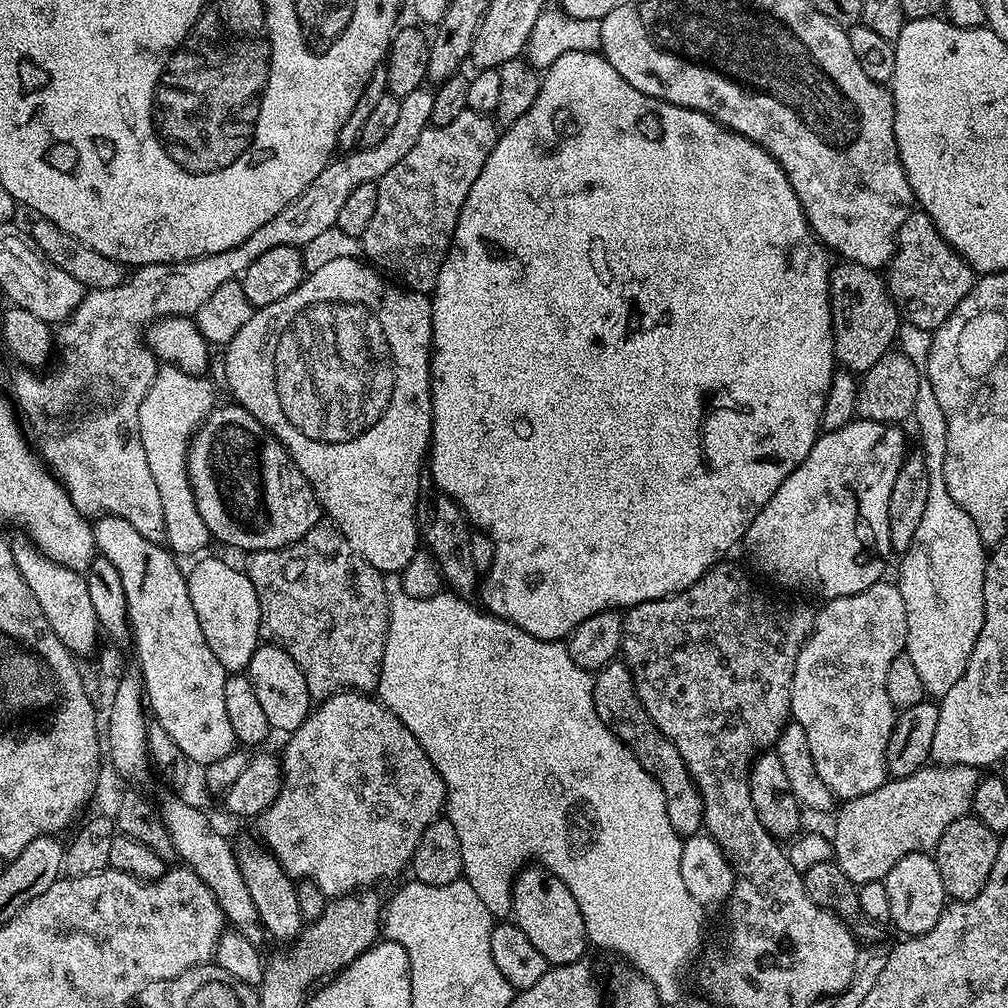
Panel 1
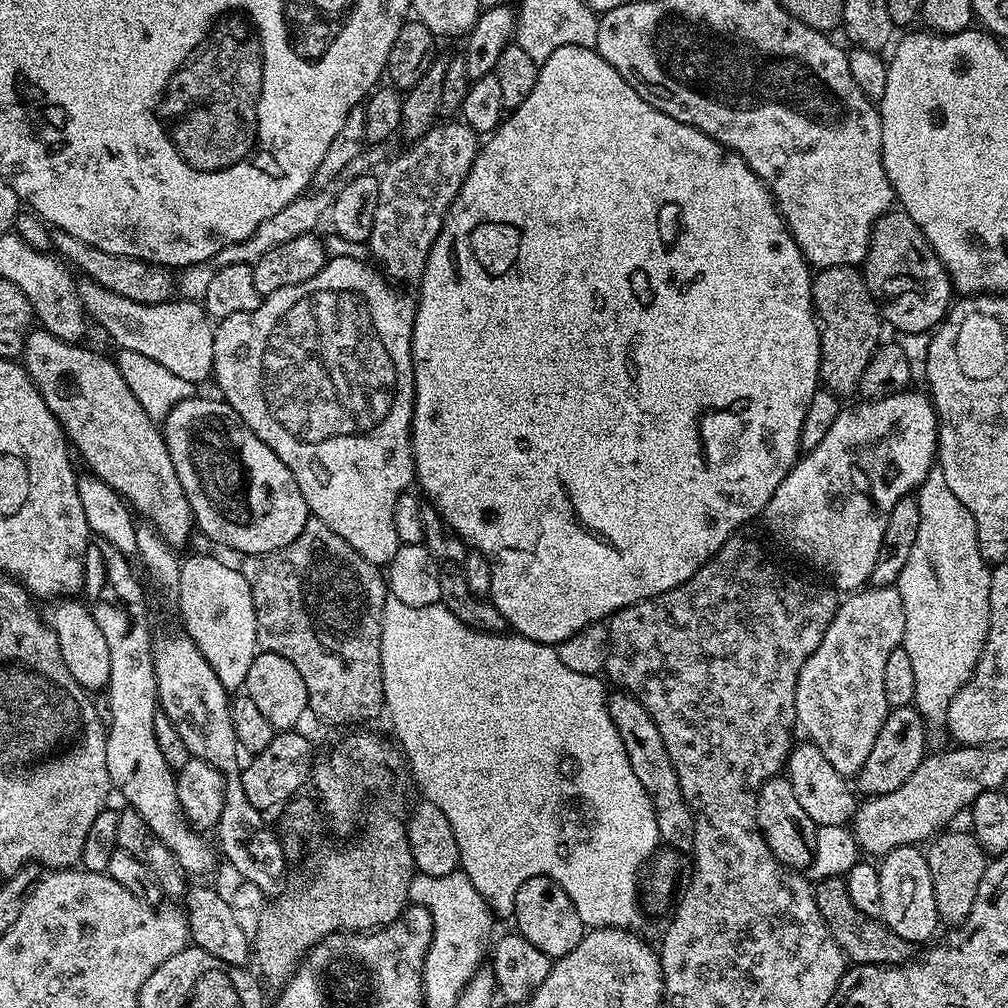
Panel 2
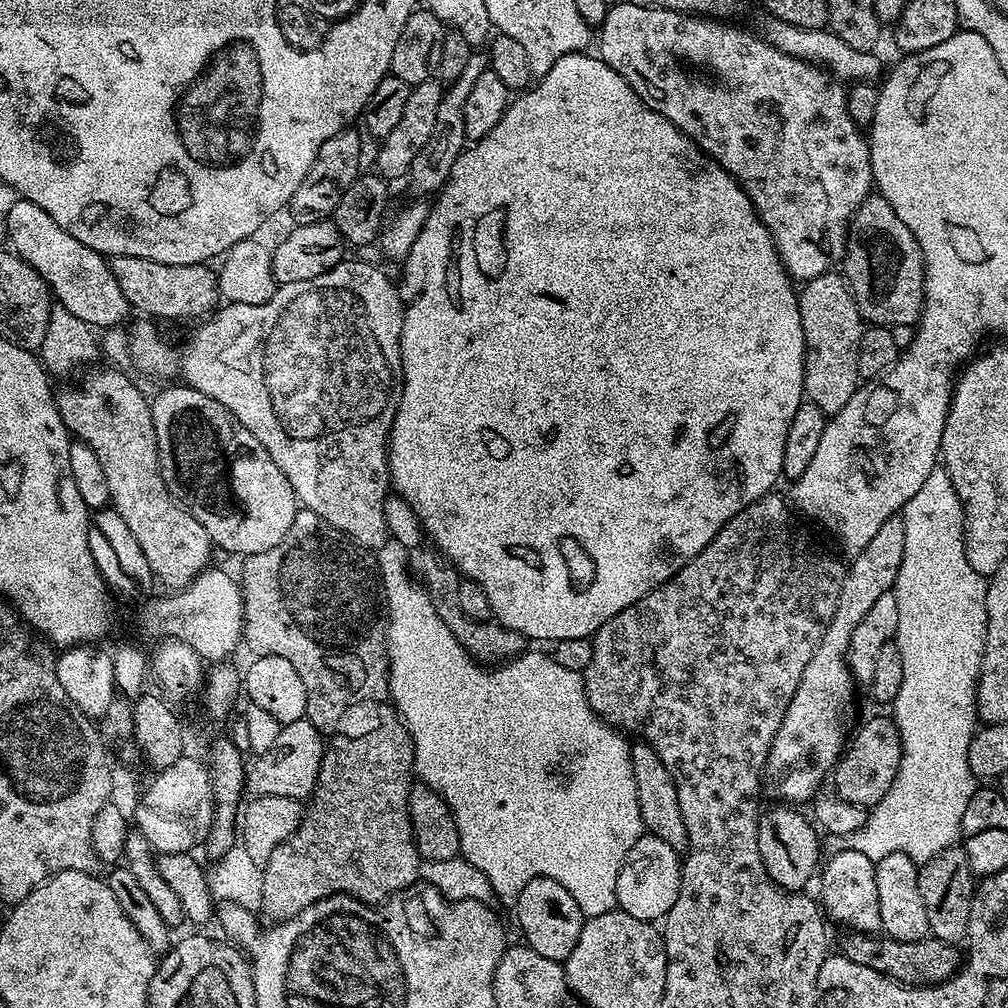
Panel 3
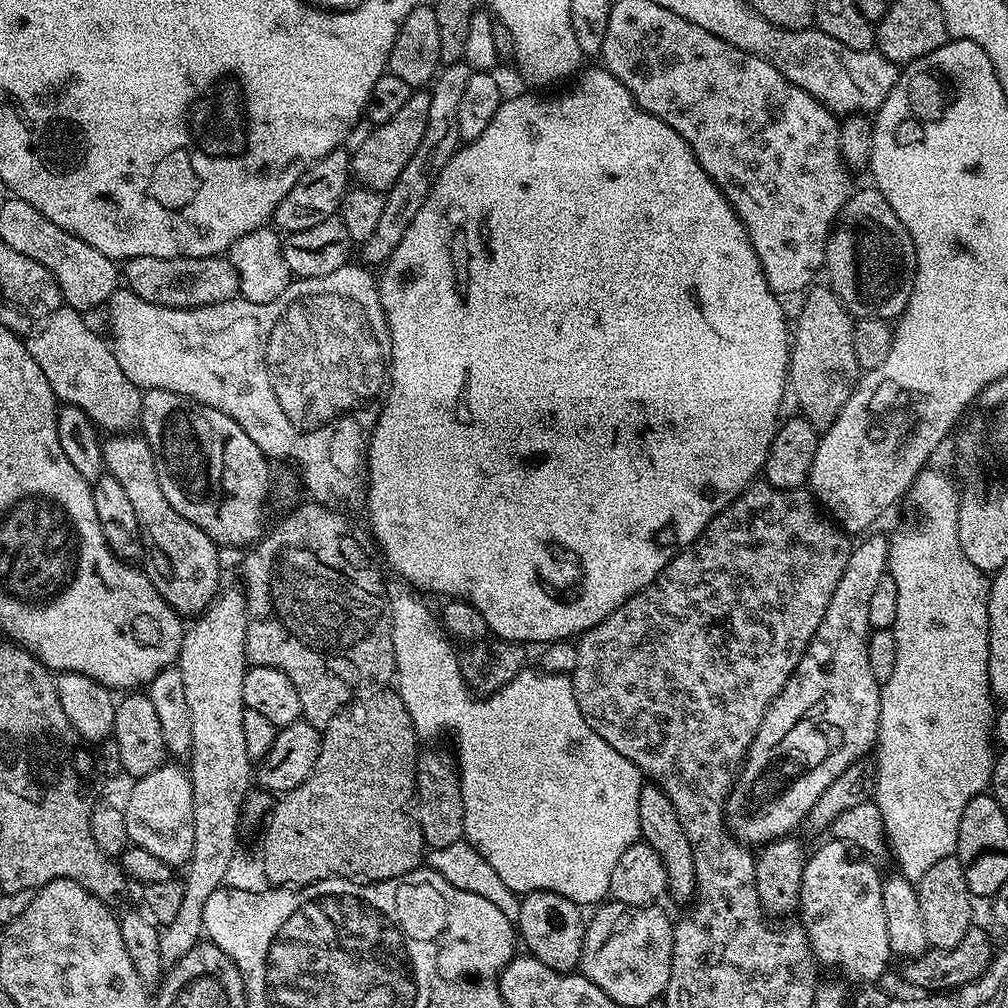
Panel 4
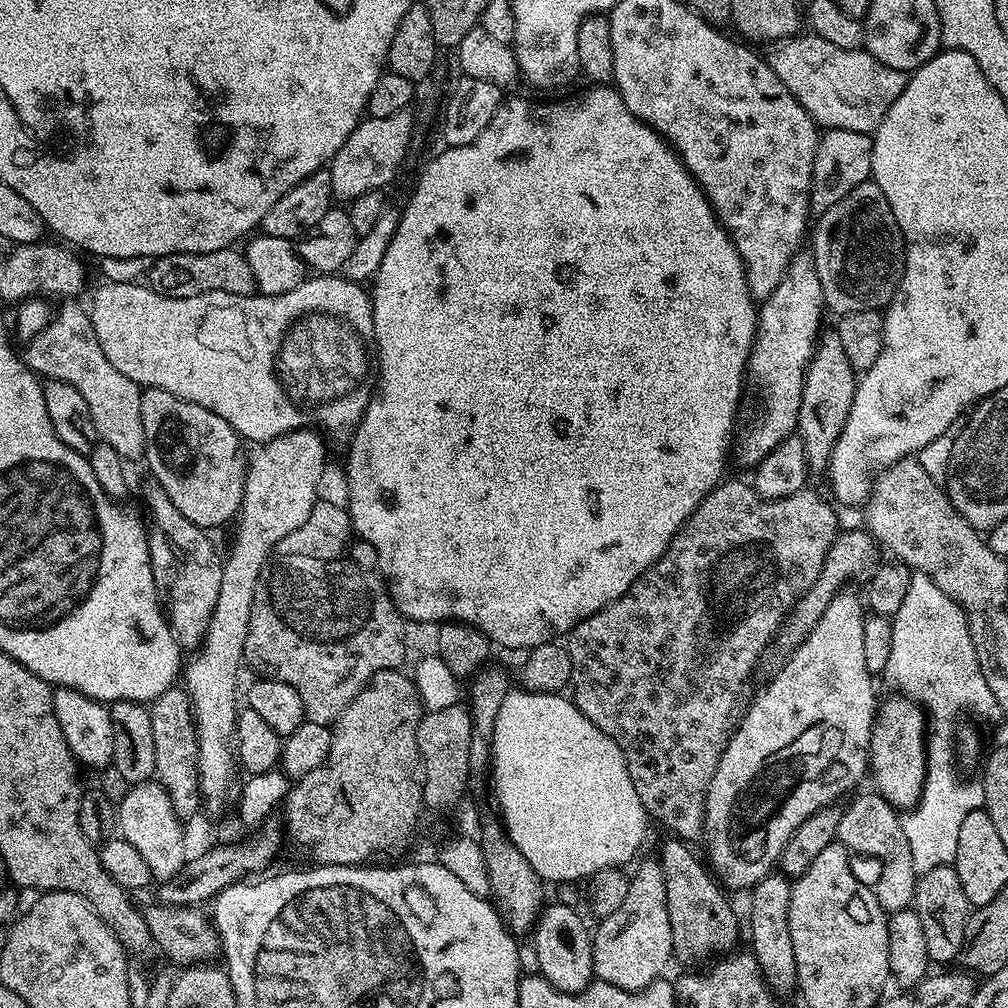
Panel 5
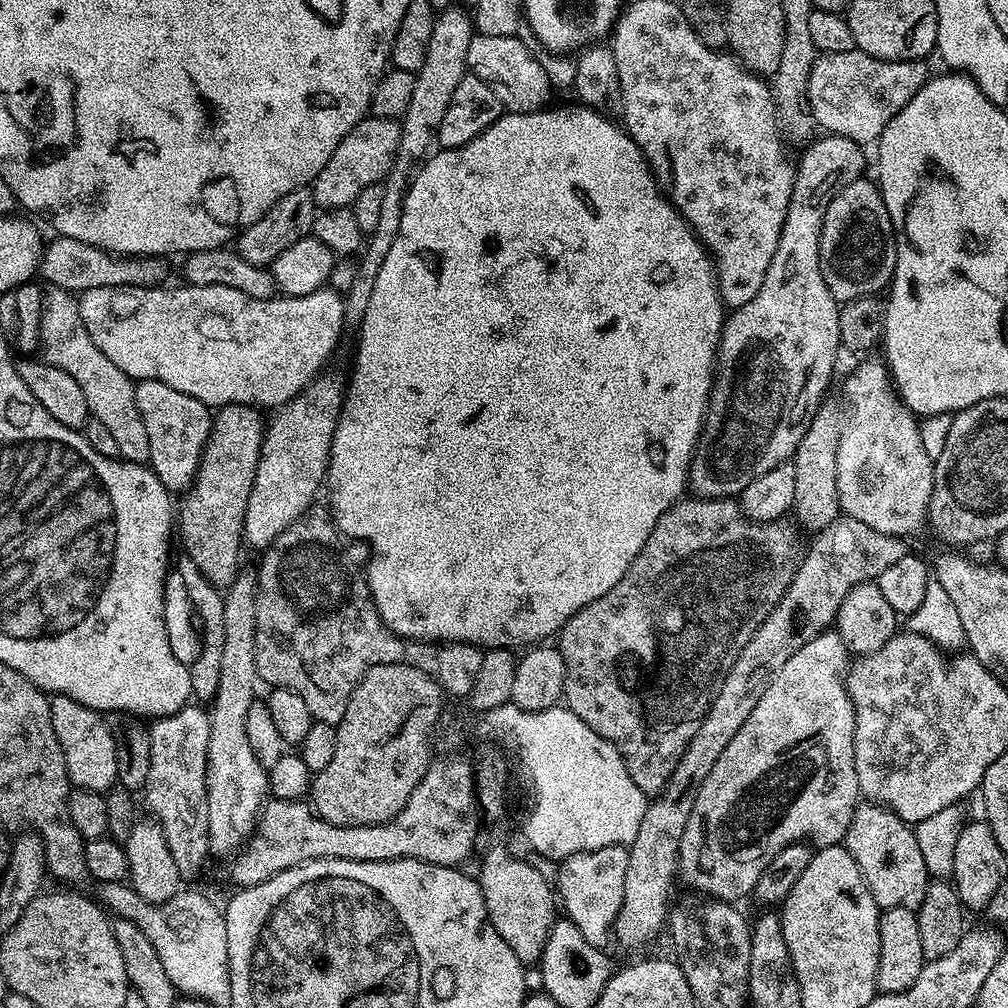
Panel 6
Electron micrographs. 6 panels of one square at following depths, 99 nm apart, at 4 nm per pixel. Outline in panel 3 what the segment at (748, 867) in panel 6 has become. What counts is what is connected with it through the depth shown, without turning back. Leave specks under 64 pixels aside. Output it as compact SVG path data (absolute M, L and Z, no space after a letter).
M897 514L882 522L874 538L870 538L868 545L847 565L834 618L830 618L826 634L822 634L819 646L802 672L802 682L798 682L798 690L786 710L786 718L782 718L782 726L778 726L778 734L774 736L764 763L762 788L767 795L769 792L773 796L773 801L791 802L796 806L803 805L803 800L811 801L845 751L844 711L852 704L854 685L852 671L848 668L850 638L880 595L895 589L902 554L906 554L906 526L903 515Z

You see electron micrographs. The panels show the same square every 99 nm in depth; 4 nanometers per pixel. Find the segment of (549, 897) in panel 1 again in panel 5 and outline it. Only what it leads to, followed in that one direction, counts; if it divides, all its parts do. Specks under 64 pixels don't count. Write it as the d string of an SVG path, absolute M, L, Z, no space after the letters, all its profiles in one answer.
M551 904L541 911L530 936L532 948L536 951L536 960L540 963L538 972L558 990L580 992L594 979L590 928L584 925L583 918L570 905Z

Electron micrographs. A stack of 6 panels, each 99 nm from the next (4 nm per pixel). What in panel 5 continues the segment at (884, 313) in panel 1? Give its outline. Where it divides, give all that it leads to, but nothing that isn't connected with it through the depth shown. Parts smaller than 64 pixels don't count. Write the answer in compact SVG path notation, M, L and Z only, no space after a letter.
M825 331L812 350L812 361L804 375L802 398L796 419L802 446L806 446L809 473L823 473L827 469L828 459L832 456L834 446L842 434L842 426L846 426L857 383L858 373L850 366L850 358L846 358L842 342L836 337L835 331Z

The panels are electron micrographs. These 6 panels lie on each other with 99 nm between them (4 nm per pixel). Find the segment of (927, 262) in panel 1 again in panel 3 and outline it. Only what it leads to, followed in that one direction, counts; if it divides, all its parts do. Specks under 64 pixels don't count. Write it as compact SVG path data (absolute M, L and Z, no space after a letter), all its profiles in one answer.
M869 194L848 223L842 275L861 316L872 326L915 325L924 315L924 259L906 222L879 194Z

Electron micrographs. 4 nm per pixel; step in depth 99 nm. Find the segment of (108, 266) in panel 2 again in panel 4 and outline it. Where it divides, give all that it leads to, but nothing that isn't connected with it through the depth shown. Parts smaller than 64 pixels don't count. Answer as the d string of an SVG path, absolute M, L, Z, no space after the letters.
M223 255L203 256L202 258L150 258L149 256L133 256L122 264L123 283L133 292L138 294L138 298L146 298L146 302L151 304L165 304L171 308L197 308L203 304L217 304L234 300L240 296L240 283L238 282L238 272L234 266Z

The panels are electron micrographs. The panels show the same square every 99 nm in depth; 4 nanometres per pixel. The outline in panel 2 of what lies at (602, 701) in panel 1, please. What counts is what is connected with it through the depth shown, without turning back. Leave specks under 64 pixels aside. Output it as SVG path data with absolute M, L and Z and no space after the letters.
M616 690L613 693L608 696L608 713L622 738L622 746L626 746L626 758L630 758L634 775L638 782L642 782L642 790L646 790L646 794L652 796L654 818L658 822L660 839L677 853L691 853L694 846L694 818L690 806L686 806L682 798L682 786L678 786L674 762L670 754L666 754L666 742L662 742L662 734L658 734L654 718L650 718L637 696L631 696L626 690Z

